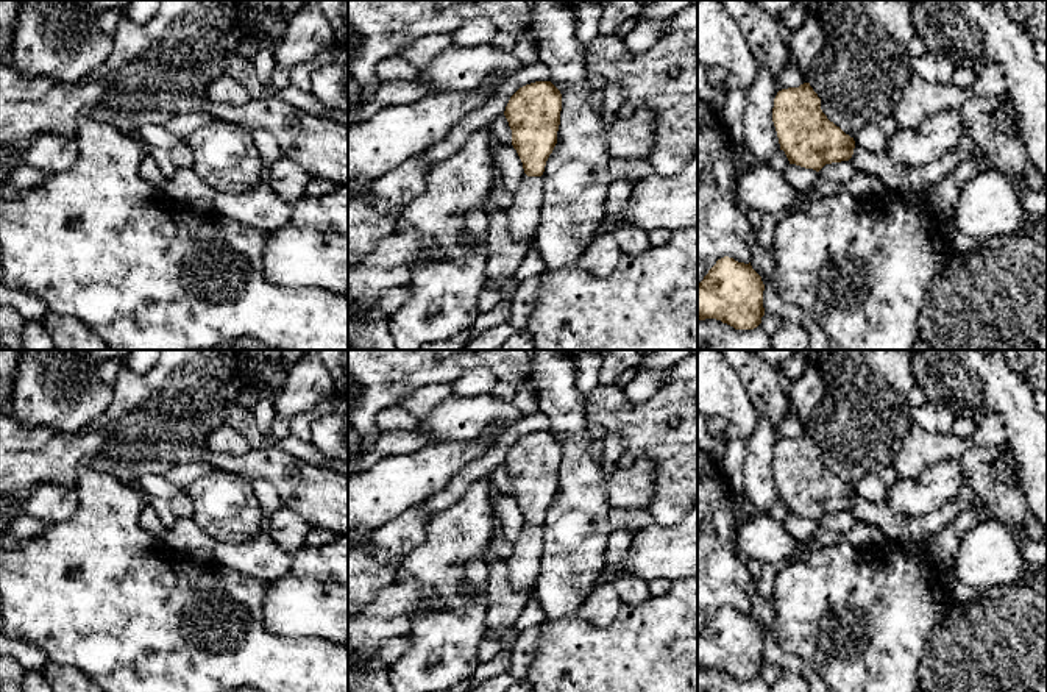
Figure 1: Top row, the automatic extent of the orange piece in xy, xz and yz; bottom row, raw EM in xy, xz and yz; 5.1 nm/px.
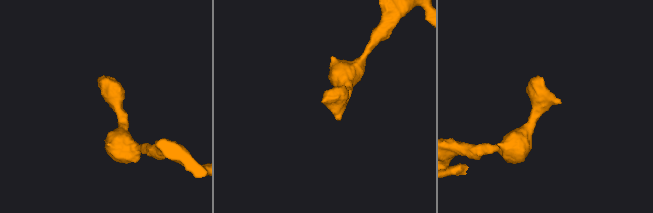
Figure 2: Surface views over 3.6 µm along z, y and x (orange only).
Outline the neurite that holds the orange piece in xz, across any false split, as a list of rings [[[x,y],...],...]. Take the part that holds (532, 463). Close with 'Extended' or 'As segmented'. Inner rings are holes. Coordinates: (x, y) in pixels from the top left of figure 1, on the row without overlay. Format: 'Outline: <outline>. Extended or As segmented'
Outline: [[[535,431],[520,437],[509,450],[504,465],[512,480],[512,495],[516,500],[524,528],[518,540],[513,544],[513,553],[506,558],[509,578],[516,590],[535,586],[541,572],[541,525],[546,511],[557,494],[557,481],[560,475],[562,444],[551,431]]]. Extended

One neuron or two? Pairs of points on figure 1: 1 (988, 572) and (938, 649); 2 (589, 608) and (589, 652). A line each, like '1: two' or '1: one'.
1: two
2: two

